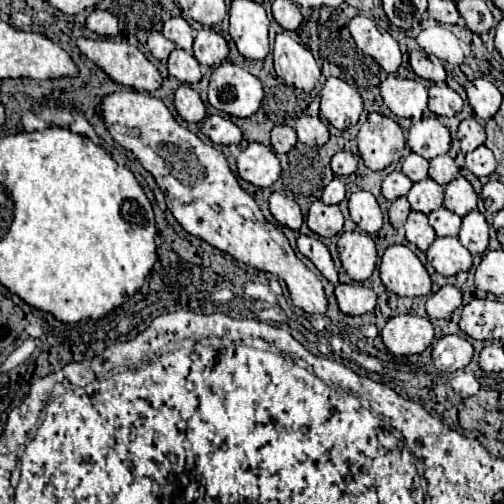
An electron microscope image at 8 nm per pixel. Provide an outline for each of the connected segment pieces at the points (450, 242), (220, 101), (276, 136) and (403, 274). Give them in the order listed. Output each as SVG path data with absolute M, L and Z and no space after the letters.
M436 237L426 255L432 267L444 277L472 267L472 253L460 243L458 237Z
M224 61L212 71L208 101L232 117L252 117L264 99L262 81L250 71Z
M276 125L272 129L272 147L276 153L288 153L296 145L296 131L288 125Z
M390 245L380 263L380 277L388 291L400 297L428 295L432 281L416 257L416 253L406 245Z

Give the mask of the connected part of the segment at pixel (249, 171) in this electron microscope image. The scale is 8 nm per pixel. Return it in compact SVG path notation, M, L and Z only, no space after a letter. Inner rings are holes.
M250 143L238 155L238 173L256 187L270 187L282 173L278 157L262 143Z

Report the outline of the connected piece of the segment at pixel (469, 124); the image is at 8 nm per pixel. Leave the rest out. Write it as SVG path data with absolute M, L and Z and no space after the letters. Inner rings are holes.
M464 119L458 127L458 139L460 139L462 151L468 153L486 141L486 131L476 119Z

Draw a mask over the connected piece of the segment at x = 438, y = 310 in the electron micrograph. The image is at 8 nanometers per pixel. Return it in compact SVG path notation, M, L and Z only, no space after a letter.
M444 285L426 303L426 313L430 319L444 319L462 303L462 291L456 285Z

